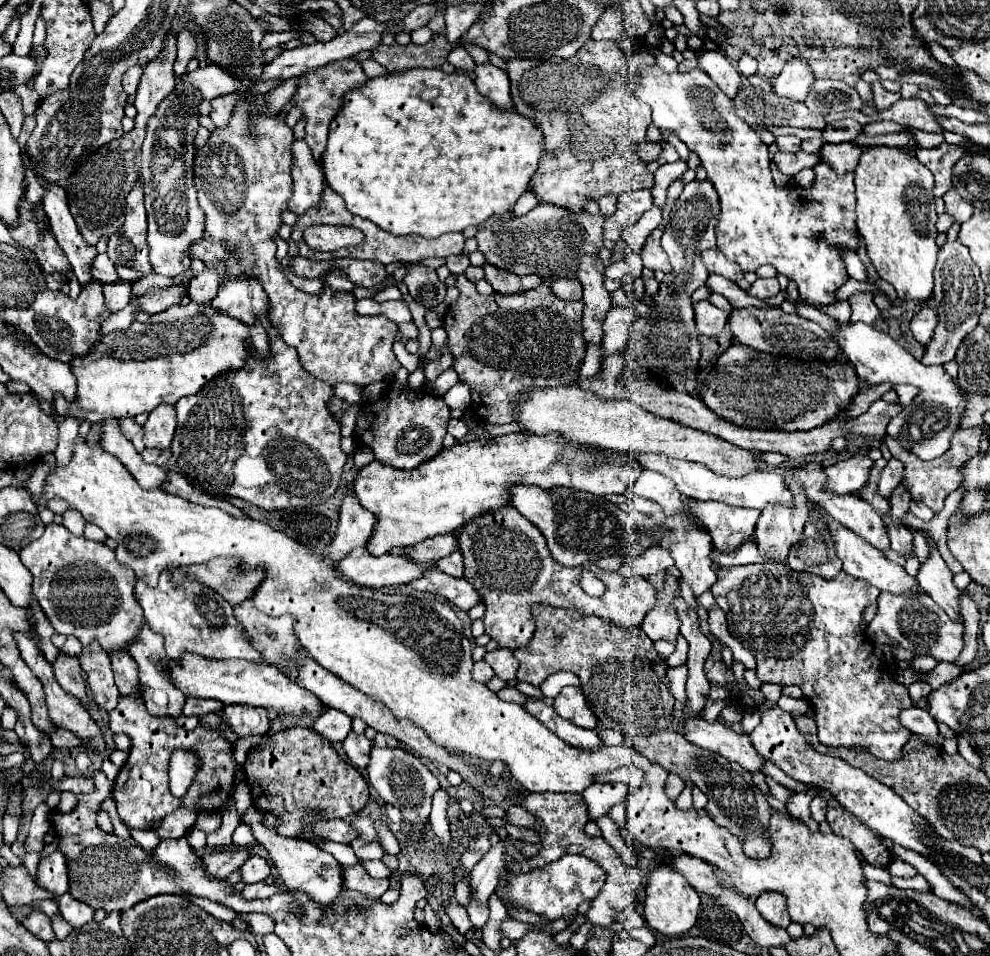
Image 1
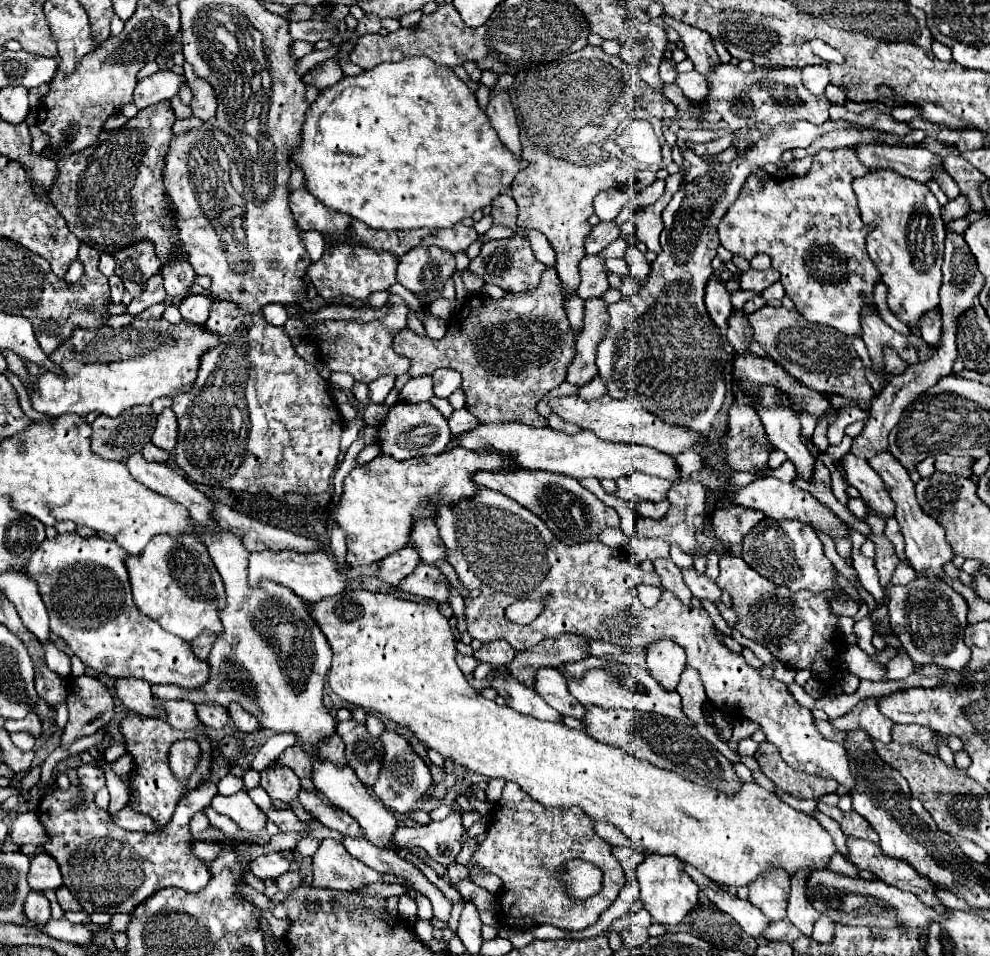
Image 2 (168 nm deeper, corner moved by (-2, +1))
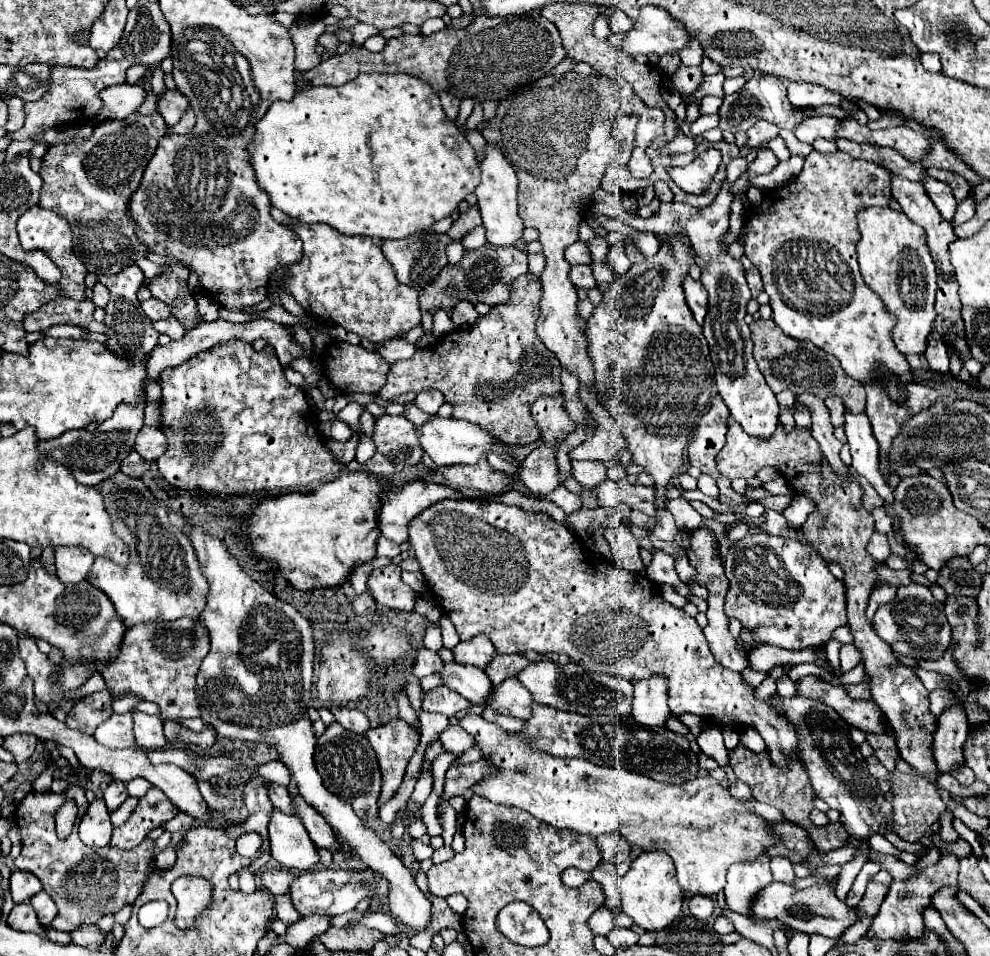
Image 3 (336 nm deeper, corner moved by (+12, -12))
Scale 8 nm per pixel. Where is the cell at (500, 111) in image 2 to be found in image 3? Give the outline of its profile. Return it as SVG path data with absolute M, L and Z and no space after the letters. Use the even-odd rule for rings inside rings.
M487 144L485 148L485 160L481 164L481 182L475 190L477 204L483 216L483 224L487 228L487 240L495 246L513 246L527 254L527 244L523 242L523 222L517 214L517 176L511 164L501 156L501 150L497 146Z

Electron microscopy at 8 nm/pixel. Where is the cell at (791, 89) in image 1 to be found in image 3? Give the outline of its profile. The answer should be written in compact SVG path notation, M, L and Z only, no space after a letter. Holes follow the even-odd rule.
M787 82L787 94L789 94L789 102L795 106L823 106L823 104L839 106L843 102L841 94L827 90L819 84Z

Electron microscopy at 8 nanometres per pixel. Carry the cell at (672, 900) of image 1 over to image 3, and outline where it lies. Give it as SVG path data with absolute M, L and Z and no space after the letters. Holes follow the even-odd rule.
M651 850L651 852L641 852L637 858L633 858L629 872L619 880L619 888L621 888L623 912L631 916L633 922L645 930L651 932L663 930L681 912L683 890L675 878L673 860L665 852Z

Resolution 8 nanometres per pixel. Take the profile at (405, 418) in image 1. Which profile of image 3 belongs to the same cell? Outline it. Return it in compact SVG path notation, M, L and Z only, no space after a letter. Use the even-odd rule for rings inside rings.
M385 414L375 418L373 442L377 452L369 462L365 462L365 470L371 474L401 472L403 468L419 464L423 454L423 448L417 442L415 426L405 416Z

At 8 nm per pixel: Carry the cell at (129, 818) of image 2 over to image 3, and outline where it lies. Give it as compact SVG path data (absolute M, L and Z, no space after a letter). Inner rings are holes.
M97 798L95 802L89 804L87 814L81 818L79 838L87 846L101 848L101 846L109 844L111 832L113 832L113 826L111 826L111 820L109 820L109 810L107 810L105 802Z

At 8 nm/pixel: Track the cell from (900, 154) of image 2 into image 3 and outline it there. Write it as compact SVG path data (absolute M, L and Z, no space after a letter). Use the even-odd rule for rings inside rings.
M925 178L923 182L929 198L935 202L937 210L941 212L941 216L955 228L953 224L953 218L955 218L955 208L957 208L957 200L953 196L953 190L951 186L947 186L945 182L939 182L935 178Z

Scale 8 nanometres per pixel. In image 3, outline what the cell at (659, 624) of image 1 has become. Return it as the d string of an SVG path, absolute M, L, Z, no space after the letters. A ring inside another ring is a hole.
M649 678L633 682L633 706L631 716L643 726L665 726L669 718L667 706L667 682L665 678Z

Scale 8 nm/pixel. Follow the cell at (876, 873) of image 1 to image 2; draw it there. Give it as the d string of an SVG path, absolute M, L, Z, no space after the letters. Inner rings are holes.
M841 853L831 857L829 869L835 871L835 873L841 873L841 875L859 875L859 869L855 865L851 865L849 861L845 861L845 857Z

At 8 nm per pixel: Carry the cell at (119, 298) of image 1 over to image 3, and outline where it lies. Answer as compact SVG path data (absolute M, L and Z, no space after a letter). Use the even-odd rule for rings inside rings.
M95 284L93 286L93 304L99 306L99 308L105 308L109 302L109 290L103 286L103 284Z

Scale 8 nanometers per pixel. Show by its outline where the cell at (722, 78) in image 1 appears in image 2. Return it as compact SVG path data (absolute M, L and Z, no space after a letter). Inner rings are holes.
M663 15L663 21L681 35L681 41L685 45L683 51L695 63L695 71L697 73L707 77L707 69L715 69L715 65L721 65L721 61L719 61L719 57L717 57L717 53L713 49L709 33L705 33L701 29L695 29L695 27L687 25L687 23L673 21L667 15Z

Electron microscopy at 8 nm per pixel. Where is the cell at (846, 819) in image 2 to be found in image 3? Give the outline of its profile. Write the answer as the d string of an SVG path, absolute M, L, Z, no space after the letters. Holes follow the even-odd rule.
M739 742L733 750L729 750L729 764L731 764L737 780L743 780L751 788L751 794L755 800L777 808L785 816L785 820L789 820L797 826L805 826L809 840L813 842L813 846L817 846L817 850L829 852L829 850L845 846L847 838L843 838L845 836L843 826L835 826L835 830L831 832L831 838L819 838L819 828L809 820L809 812L813 810L815 792L811 788L811 782L809 782L807 772L801 762L789 762L789 770L785 774L777 774L777 766L773 766L773 762L769 762L767 750L757 754L757 752L751 752L743 742Z

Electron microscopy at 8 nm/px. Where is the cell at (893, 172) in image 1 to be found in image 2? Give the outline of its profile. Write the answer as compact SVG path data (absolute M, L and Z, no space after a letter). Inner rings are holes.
M875 169L865 177L853 181L855 195L859 199L861 219L867 225L869 233L865 237L867 253L875 267L881 273L883 283L889 289L887 303L889 309L909 327L919 325L919 317L939 305L939 287L941 287L941 263L943 263L943 241L945 241L945 223L941 219L941 205L935 195L927 187L927 183L919 183L899 175L893 169Z

